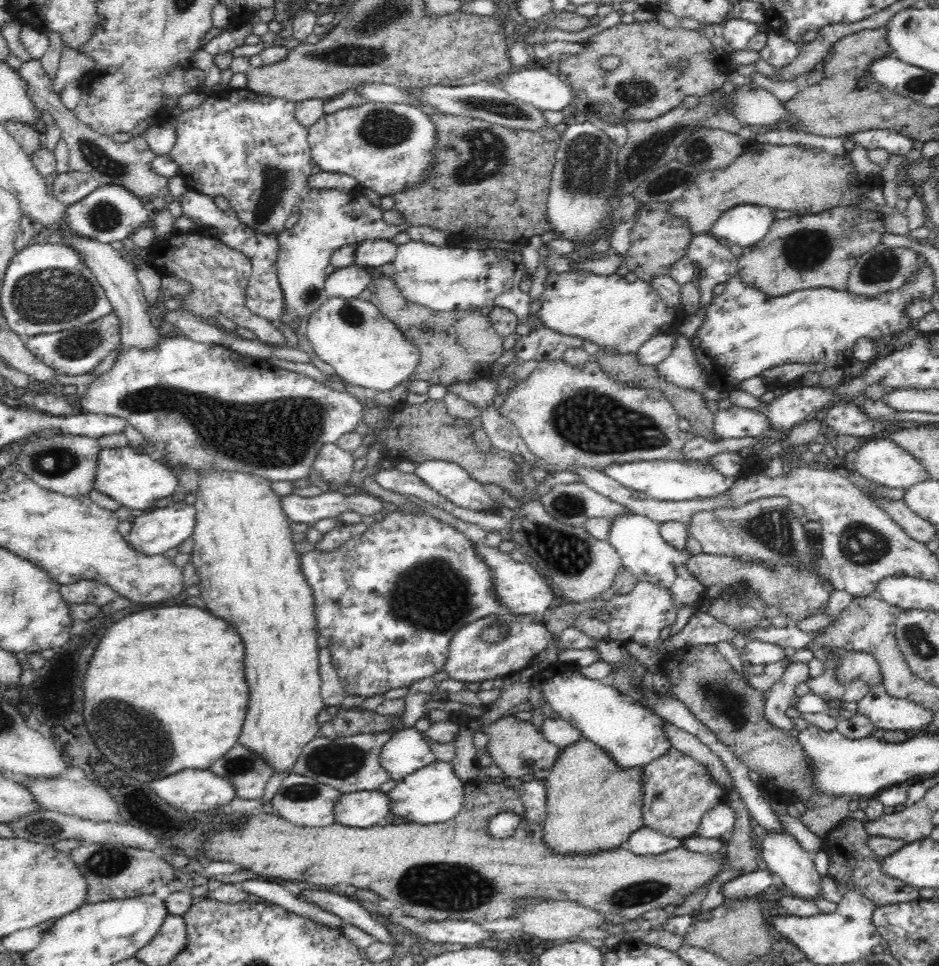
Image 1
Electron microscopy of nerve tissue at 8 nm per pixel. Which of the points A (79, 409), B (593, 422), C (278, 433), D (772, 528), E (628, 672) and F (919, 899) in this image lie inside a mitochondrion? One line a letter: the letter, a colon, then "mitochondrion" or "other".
A: other
B: mitochondrion
C: mitochondrion
D: mitochondrion
E: mitochondrion
F: other

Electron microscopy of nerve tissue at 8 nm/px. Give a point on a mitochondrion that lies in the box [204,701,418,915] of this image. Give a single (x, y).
(337, 761)

